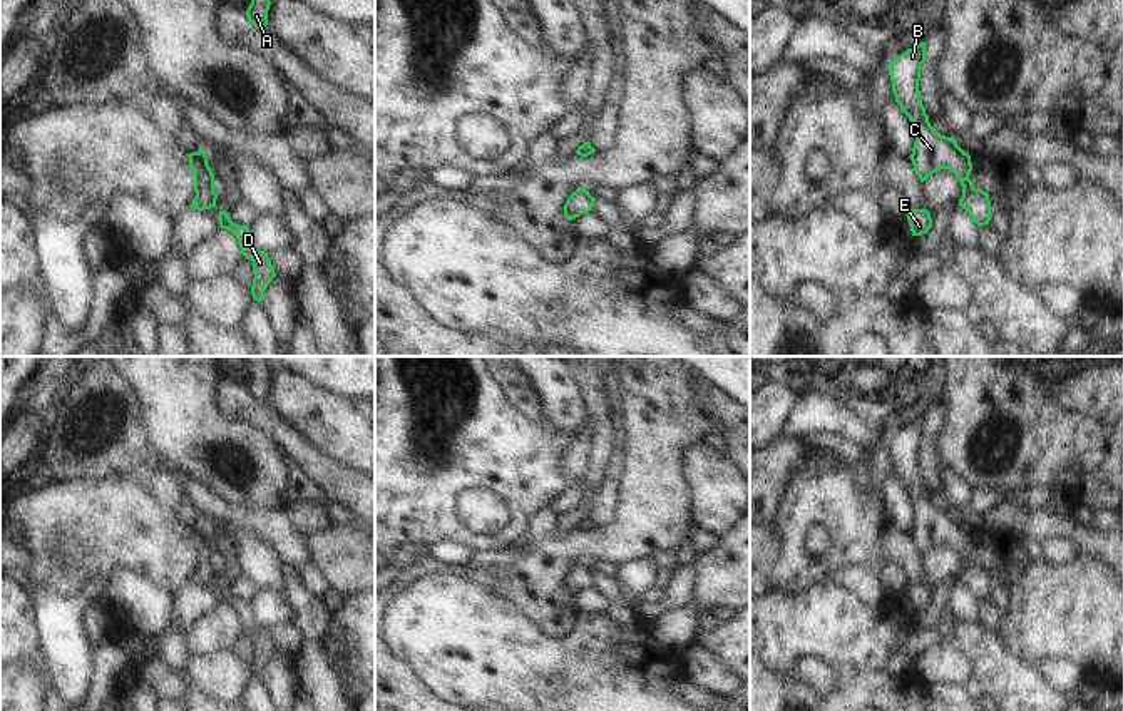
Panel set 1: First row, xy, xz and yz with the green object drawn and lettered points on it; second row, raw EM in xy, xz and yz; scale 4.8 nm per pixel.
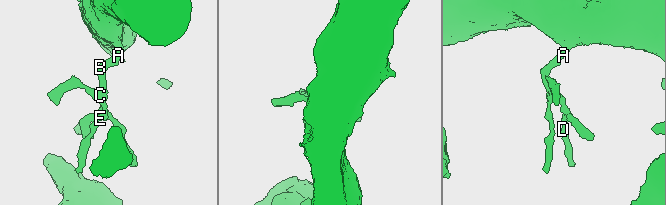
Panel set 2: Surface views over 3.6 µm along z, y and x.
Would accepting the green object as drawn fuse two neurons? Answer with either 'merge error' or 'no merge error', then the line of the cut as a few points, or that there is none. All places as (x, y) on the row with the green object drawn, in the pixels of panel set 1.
no merge error; no cut

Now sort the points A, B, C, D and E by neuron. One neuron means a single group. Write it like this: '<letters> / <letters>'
A B C D E

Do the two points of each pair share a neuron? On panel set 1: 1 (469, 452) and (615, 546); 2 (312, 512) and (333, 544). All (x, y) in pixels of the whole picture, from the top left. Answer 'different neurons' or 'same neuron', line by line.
1: different neurons
2: different neurons

